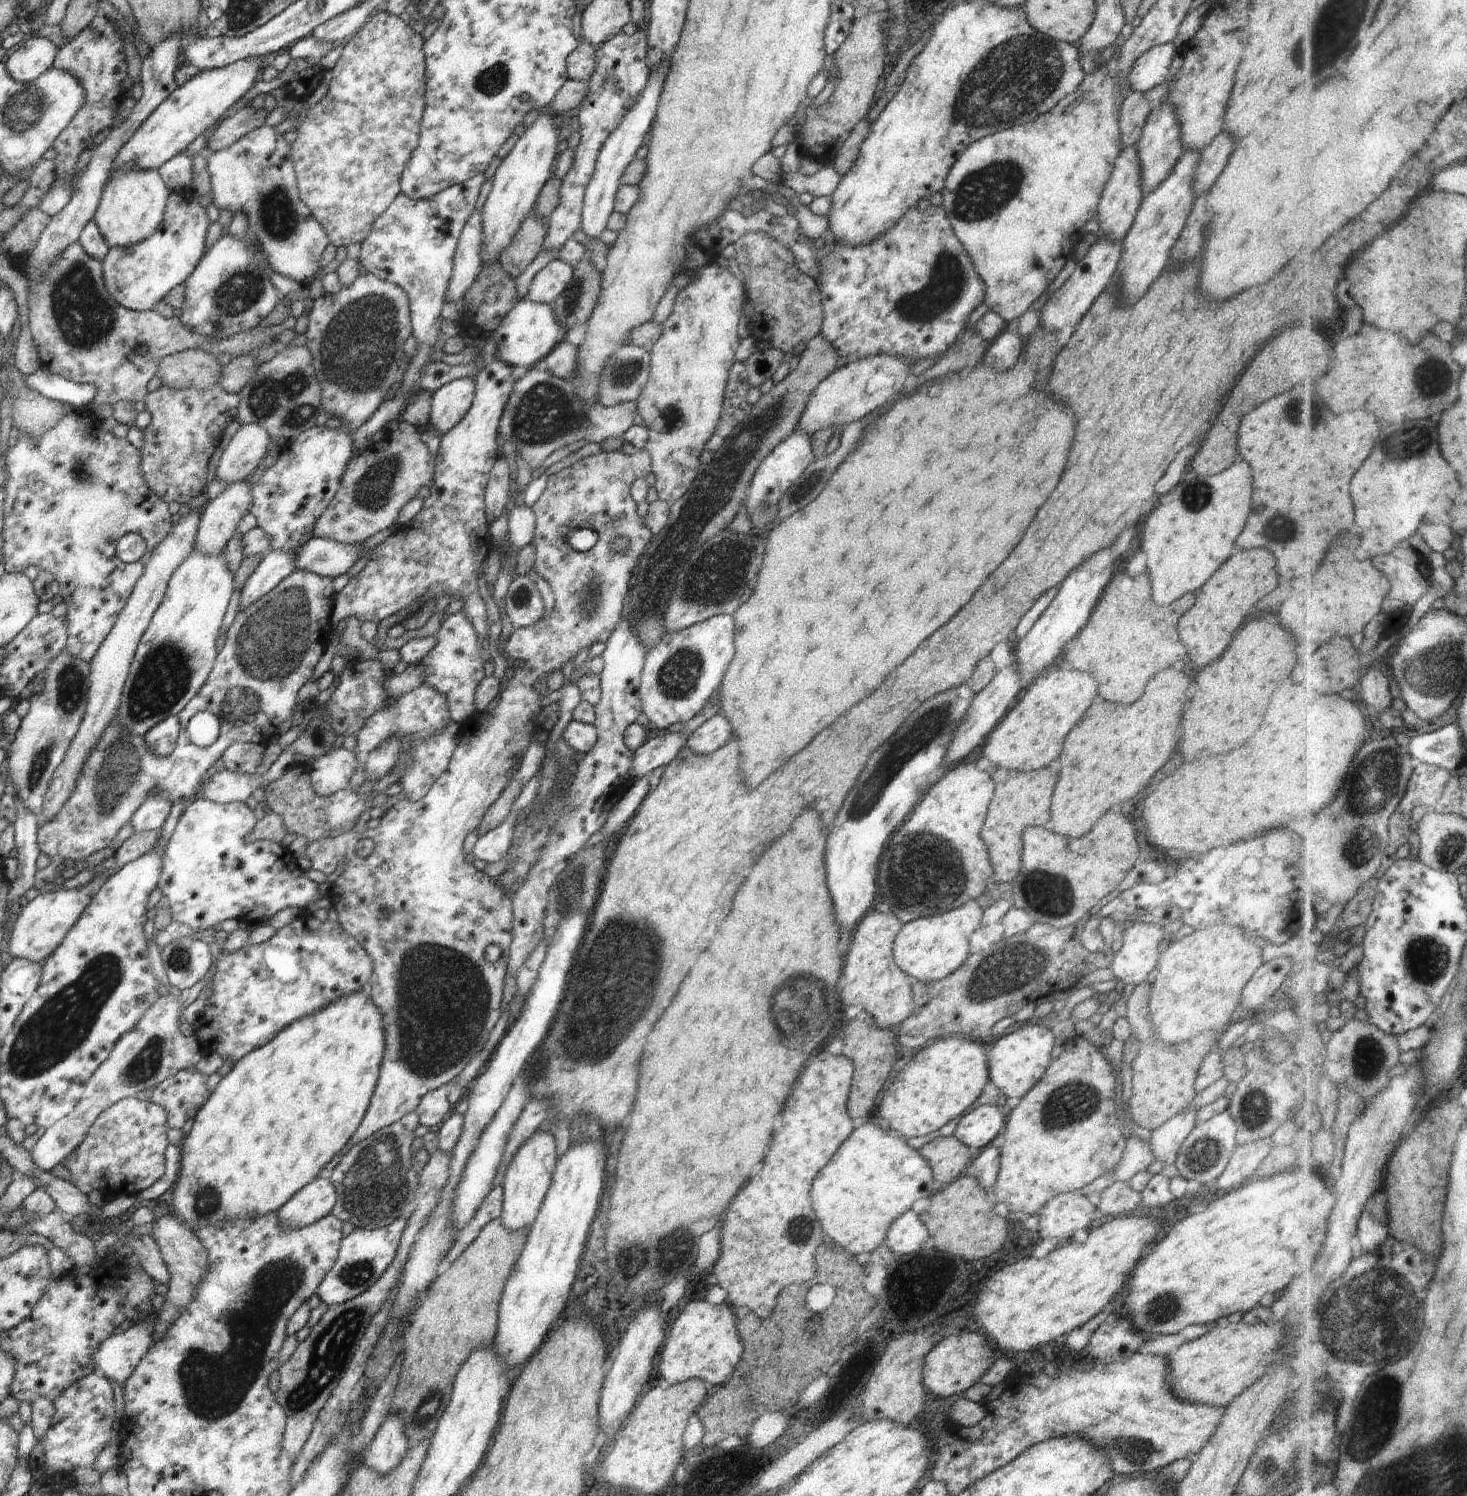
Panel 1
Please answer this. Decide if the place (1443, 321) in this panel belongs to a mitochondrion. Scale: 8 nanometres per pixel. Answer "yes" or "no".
no

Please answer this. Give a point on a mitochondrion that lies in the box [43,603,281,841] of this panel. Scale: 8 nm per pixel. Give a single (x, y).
(163, 677)

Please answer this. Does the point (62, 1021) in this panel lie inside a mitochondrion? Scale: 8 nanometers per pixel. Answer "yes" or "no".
yes

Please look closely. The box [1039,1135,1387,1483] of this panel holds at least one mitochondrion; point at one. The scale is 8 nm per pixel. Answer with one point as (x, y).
(1138, 1449)

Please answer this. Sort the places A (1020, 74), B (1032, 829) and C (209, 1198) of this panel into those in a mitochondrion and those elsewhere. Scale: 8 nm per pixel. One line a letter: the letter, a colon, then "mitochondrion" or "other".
A: mitochondrion
B: other
C: mitochondrion

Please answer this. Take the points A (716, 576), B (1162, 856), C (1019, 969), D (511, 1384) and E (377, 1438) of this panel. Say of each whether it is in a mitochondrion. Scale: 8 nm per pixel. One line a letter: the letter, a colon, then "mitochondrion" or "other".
A: mitochondrion
B: other
C: mitochondrion
D: other
E: other

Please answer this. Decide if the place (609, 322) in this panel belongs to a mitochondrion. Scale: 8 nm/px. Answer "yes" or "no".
no

